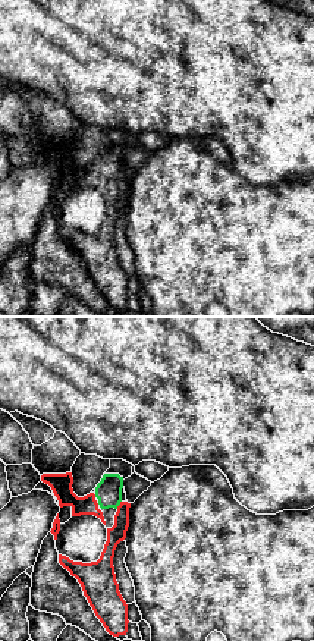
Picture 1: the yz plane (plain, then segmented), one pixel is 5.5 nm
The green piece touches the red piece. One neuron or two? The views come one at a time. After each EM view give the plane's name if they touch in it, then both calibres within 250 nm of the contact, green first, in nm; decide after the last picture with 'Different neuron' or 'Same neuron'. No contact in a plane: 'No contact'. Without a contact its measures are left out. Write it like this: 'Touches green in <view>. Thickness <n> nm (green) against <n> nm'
Touches green in yz. Thickness 140 nm (green) against 100 nm

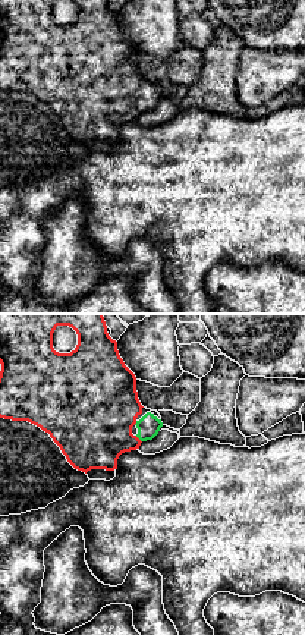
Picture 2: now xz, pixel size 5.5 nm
Touches green in xz. Thickness 120 nm (green) against 420 nm

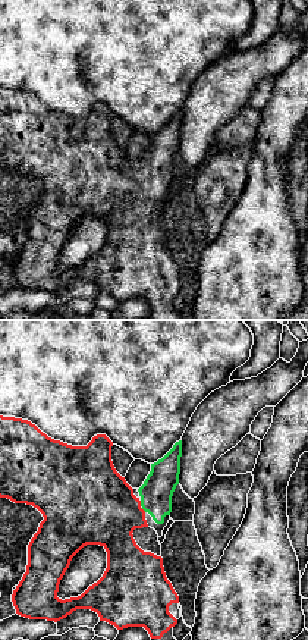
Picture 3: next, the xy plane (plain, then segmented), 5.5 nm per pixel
Touches green in xy. Thickness 180 nm (green) against 420 nm

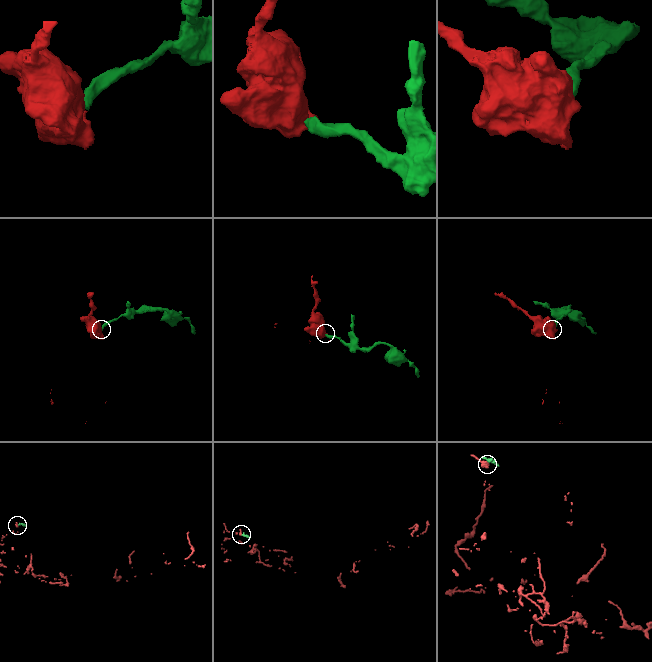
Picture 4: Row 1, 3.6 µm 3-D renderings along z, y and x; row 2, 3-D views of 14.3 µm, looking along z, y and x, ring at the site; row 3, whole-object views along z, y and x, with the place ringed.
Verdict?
Same neuron

